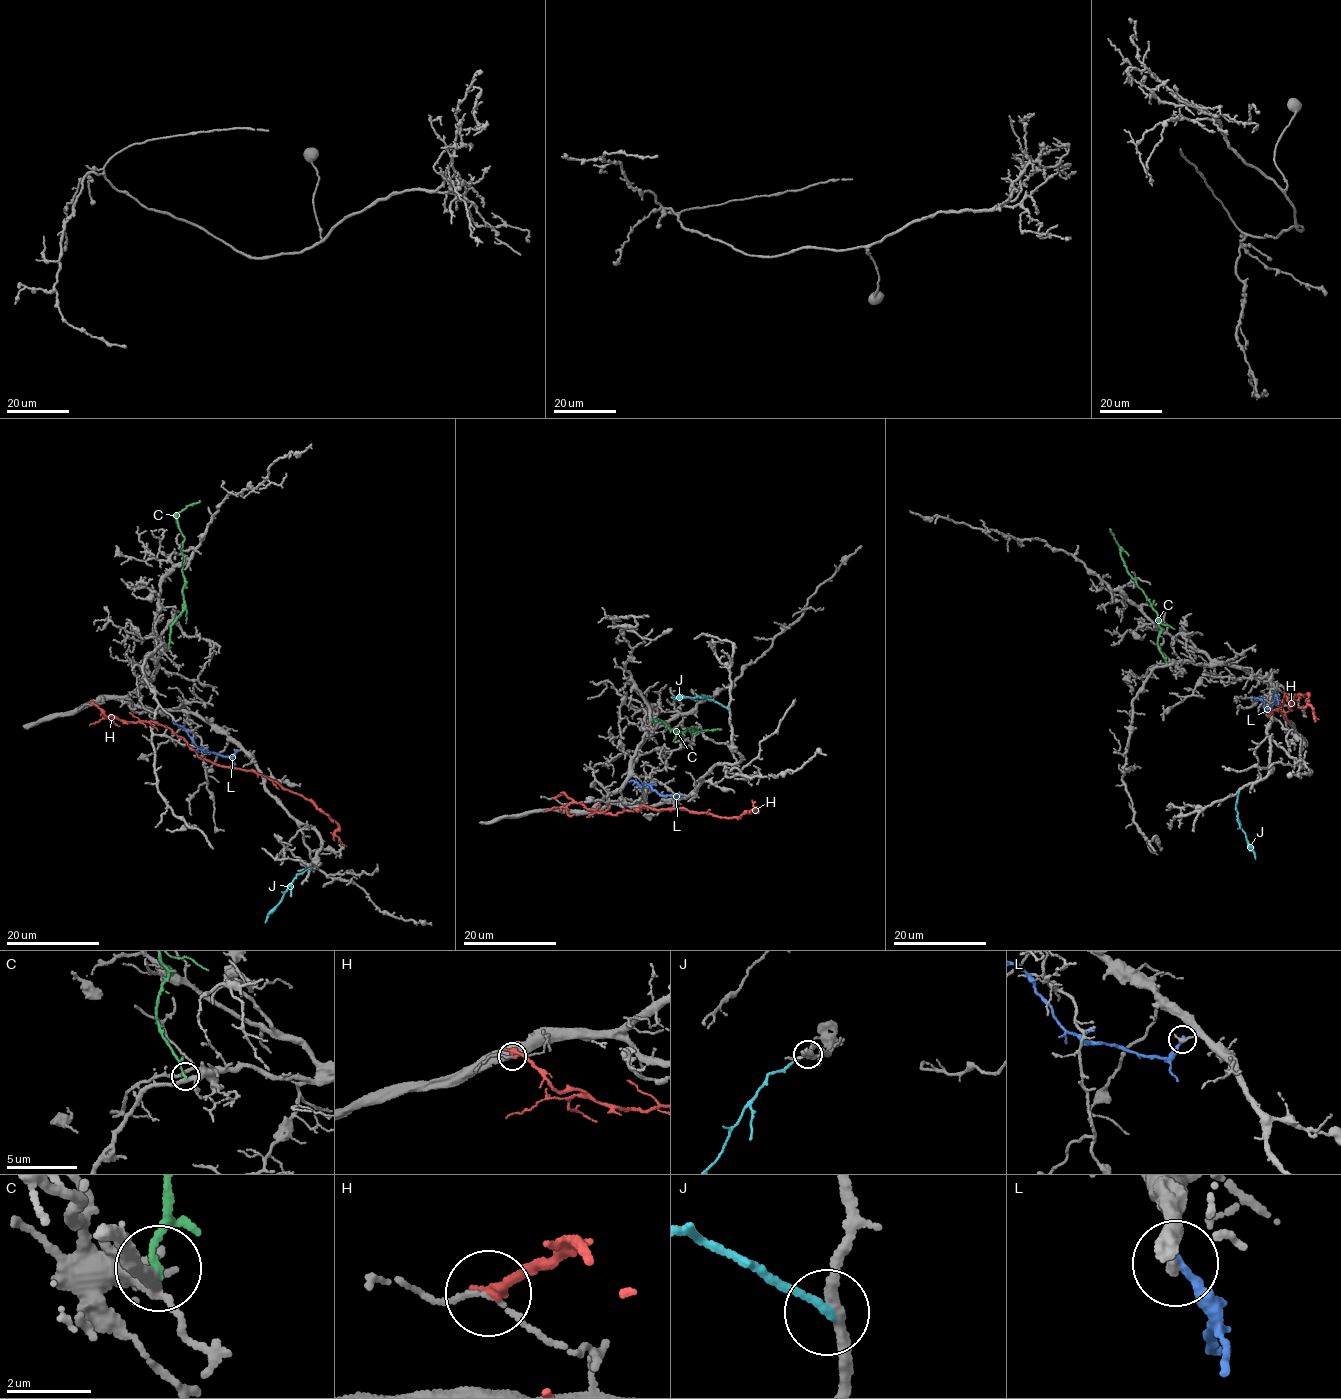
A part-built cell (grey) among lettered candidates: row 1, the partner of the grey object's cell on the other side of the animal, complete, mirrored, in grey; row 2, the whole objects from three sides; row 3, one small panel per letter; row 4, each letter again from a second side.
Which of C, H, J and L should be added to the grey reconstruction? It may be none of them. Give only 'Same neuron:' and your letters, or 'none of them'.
Same neuron: none of them

